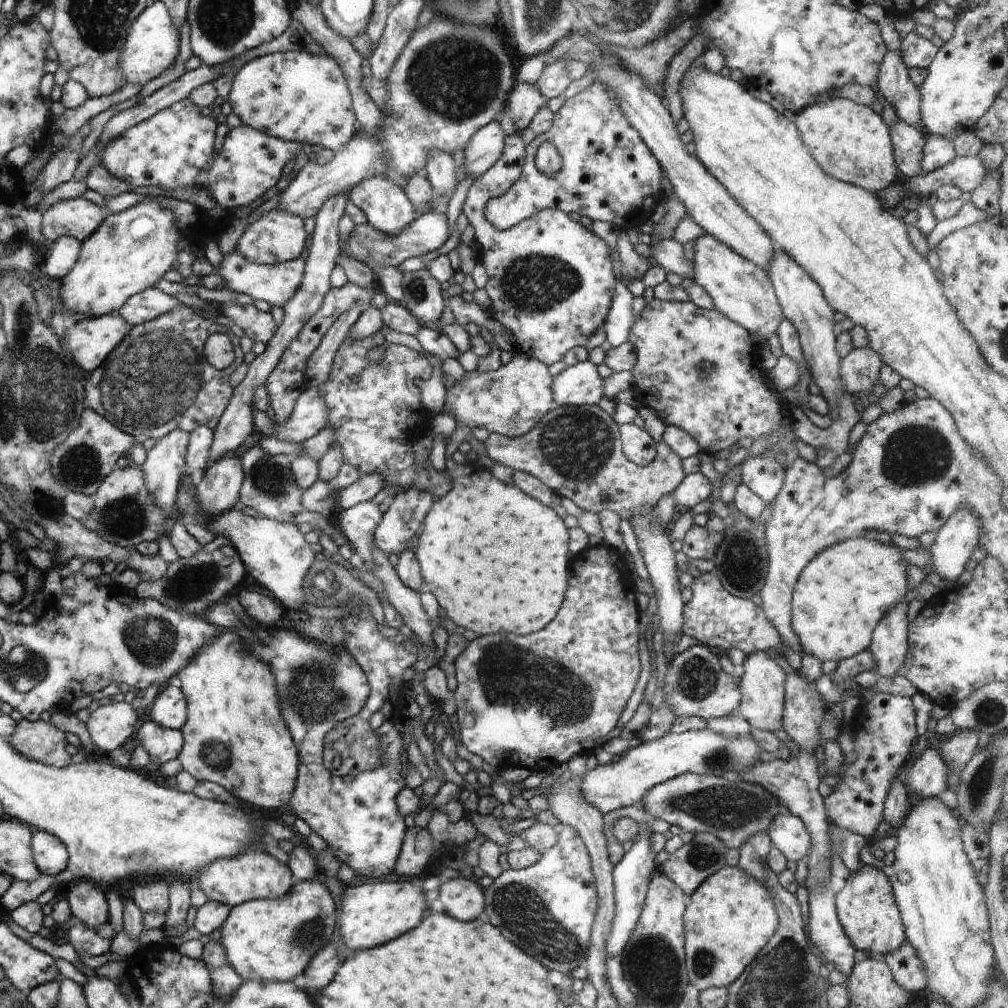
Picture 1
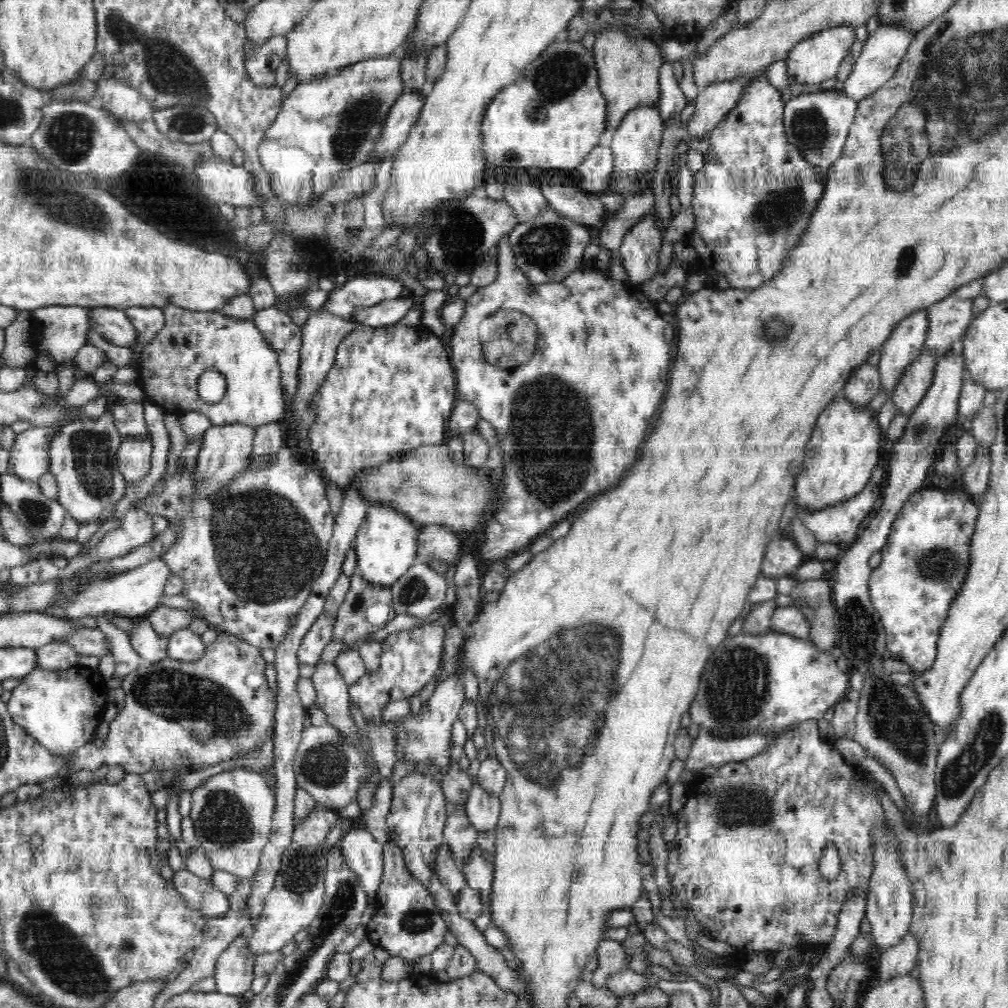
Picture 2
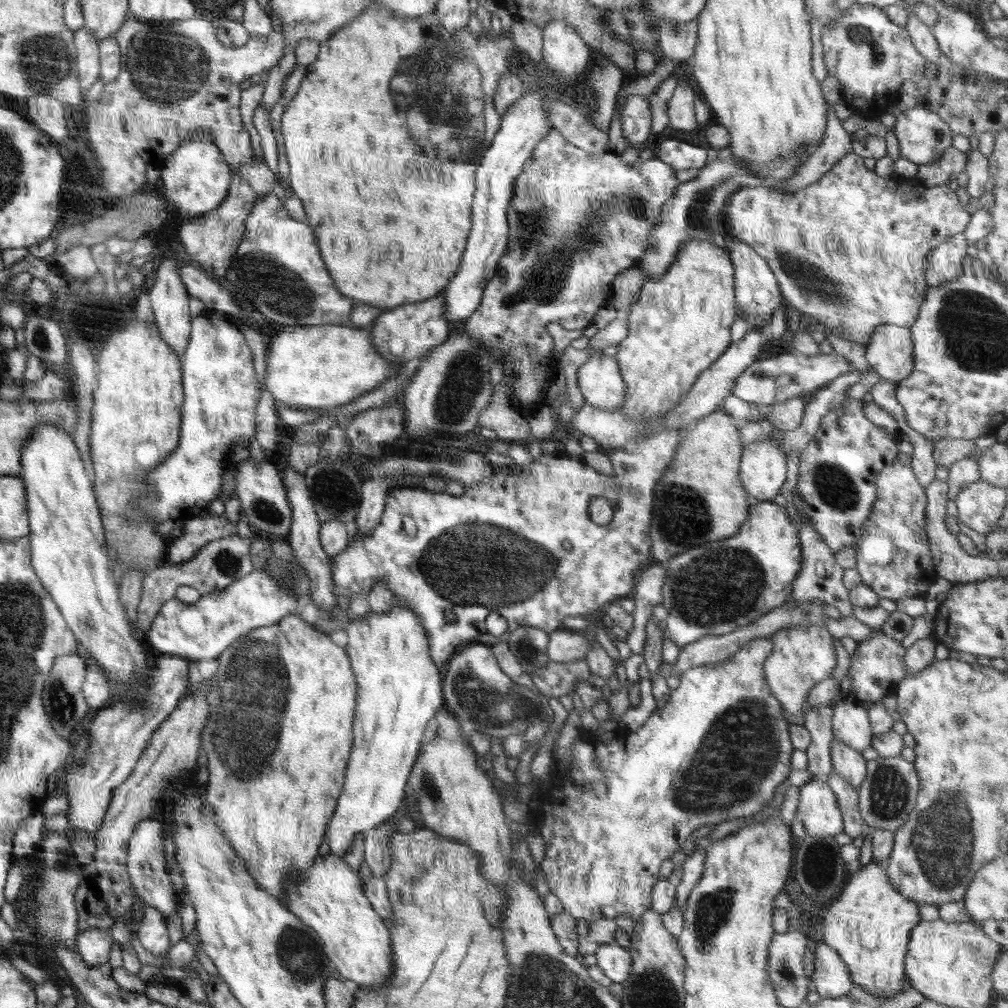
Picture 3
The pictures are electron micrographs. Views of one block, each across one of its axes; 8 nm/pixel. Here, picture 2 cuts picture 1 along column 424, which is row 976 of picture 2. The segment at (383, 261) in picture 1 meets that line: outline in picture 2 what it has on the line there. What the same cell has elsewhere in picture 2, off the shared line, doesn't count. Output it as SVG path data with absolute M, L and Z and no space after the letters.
M247 935L238 936L216 962L213 978L217 992L237 996L250 990L254 982L255 956L248 947Z

